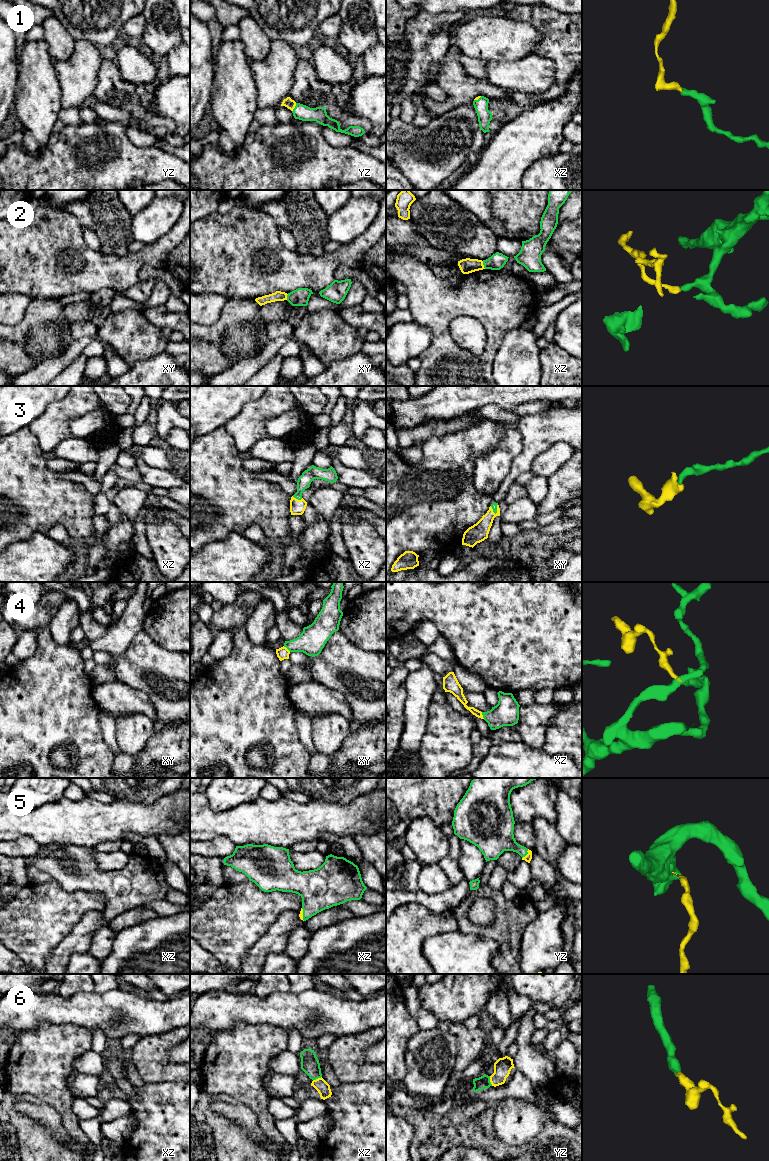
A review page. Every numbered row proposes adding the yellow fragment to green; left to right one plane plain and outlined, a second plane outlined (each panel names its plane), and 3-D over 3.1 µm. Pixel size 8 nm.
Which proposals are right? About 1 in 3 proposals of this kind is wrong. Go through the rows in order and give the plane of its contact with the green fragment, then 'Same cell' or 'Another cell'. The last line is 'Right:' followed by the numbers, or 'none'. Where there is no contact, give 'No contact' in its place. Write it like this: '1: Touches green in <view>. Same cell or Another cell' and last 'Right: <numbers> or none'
1: Touches green in yz. Same cell
2: Touches green in xz. Another cell
3: Touches green in xz. Same cell
4: Touches green in xy. Another cell
5: Touches green in yz. Same cell
6: Touches green in yz. Same cell
Right: 1, 3, 5, 6

